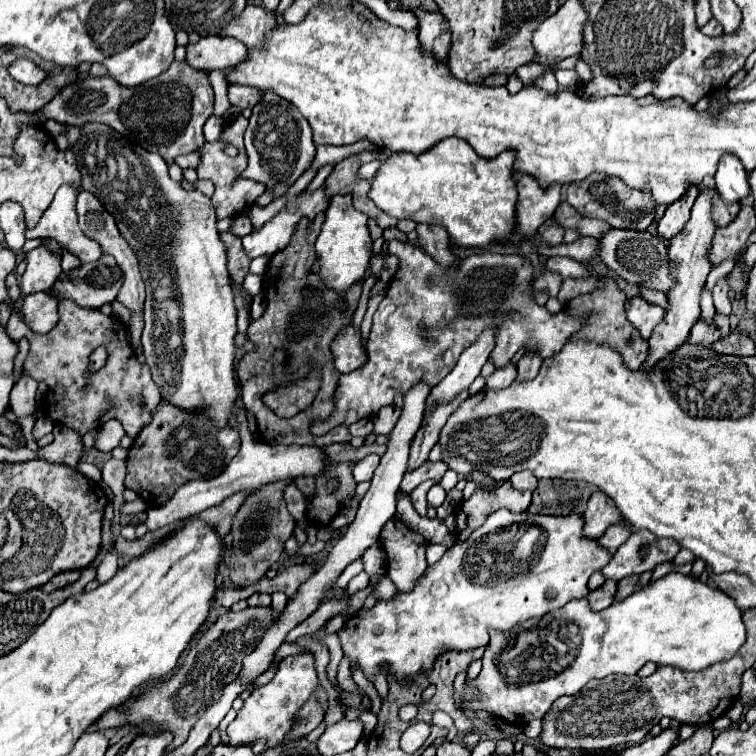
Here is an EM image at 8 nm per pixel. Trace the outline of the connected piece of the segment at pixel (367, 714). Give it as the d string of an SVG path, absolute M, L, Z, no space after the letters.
M364 710L358 719L364 725L364 734L367 736L371 735L377 724L377 717L371 712L371 710Z

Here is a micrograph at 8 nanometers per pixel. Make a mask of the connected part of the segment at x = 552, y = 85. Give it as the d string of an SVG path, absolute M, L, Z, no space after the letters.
M547 70L543 76L539 76L539 78L535 80L535 86L547 90L549 94L555 94L555 92L557 92L557 80L555 80L555 74L553 74L551 70Z

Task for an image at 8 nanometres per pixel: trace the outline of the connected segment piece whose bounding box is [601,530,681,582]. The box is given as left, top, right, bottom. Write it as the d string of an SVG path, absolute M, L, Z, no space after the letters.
M635 530L601 570L605 578L621 580L631 574L653 570L661 562L671 562L681 546L671 538L657 538L649 530Z

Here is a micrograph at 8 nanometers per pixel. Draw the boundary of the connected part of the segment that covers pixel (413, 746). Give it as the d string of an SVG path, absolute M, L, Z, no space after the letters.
M417 722L417 725L411 725L410 727L411 730L405 731L403 744L400 744L400 746L404 752L411 754L424 744L431 732L431 727L424 722Z

